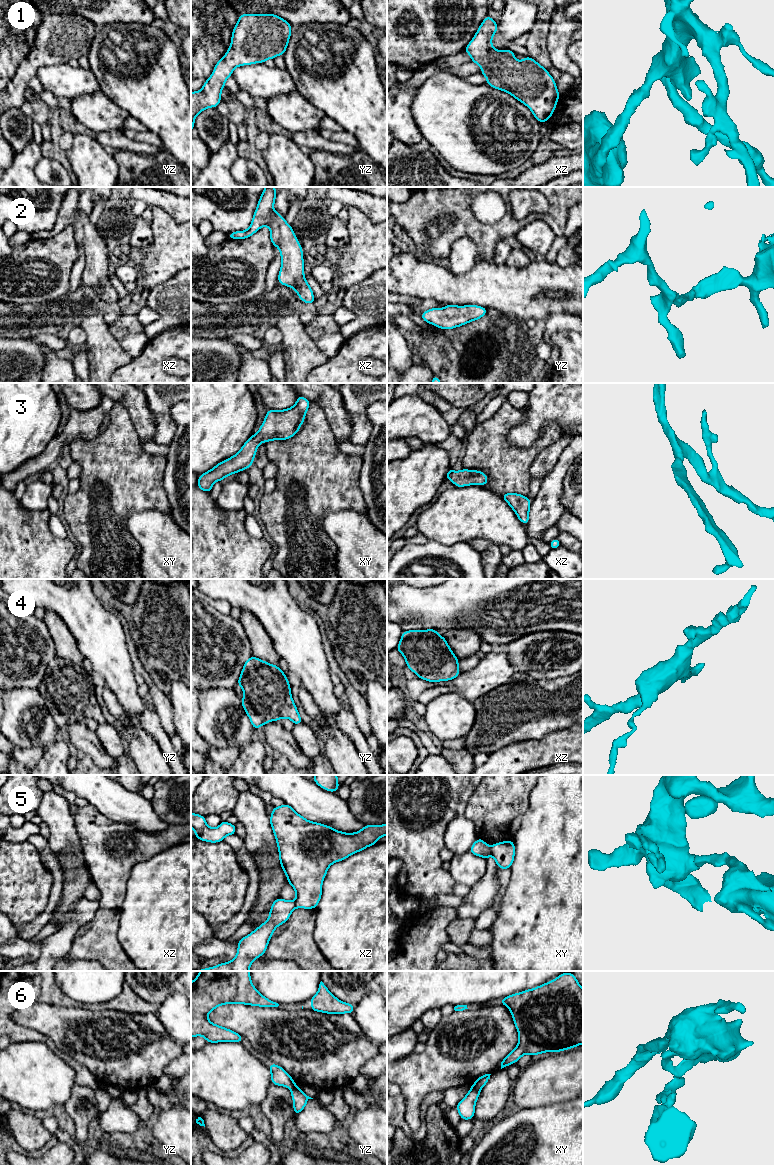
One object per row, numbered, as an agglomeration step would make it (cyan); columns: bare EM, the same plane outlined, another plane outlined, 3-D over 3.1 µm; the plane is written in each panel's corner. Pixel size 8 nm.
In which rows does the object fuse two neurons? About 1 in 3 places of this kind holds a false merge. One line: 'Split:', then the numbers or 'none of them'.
Split: 5, 6

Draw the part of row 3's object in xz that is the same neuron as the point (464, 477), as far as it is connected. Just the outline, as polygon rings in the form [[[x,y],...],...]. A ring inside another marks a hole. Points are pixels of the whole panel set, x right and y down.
[[[449,469],[446,474],[446,480],[454,482],[456,487],[464,487],[468,485],[481,485],[484,486],[488,483],[488,477],[485,473],[477,470],[462,469],[455,472]]]

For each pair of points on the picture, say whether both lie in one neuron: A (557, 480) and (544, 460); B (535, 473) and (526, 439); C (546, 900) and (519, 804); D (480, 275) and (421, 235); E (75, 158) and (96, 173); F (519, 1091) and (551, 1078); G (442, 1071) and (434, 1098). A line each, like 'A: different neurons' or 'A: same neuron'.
A: different neurons
B: different neurons
C: different neurons
D: different neurons
E: same neuron
F: same neuron
G: different neurons

